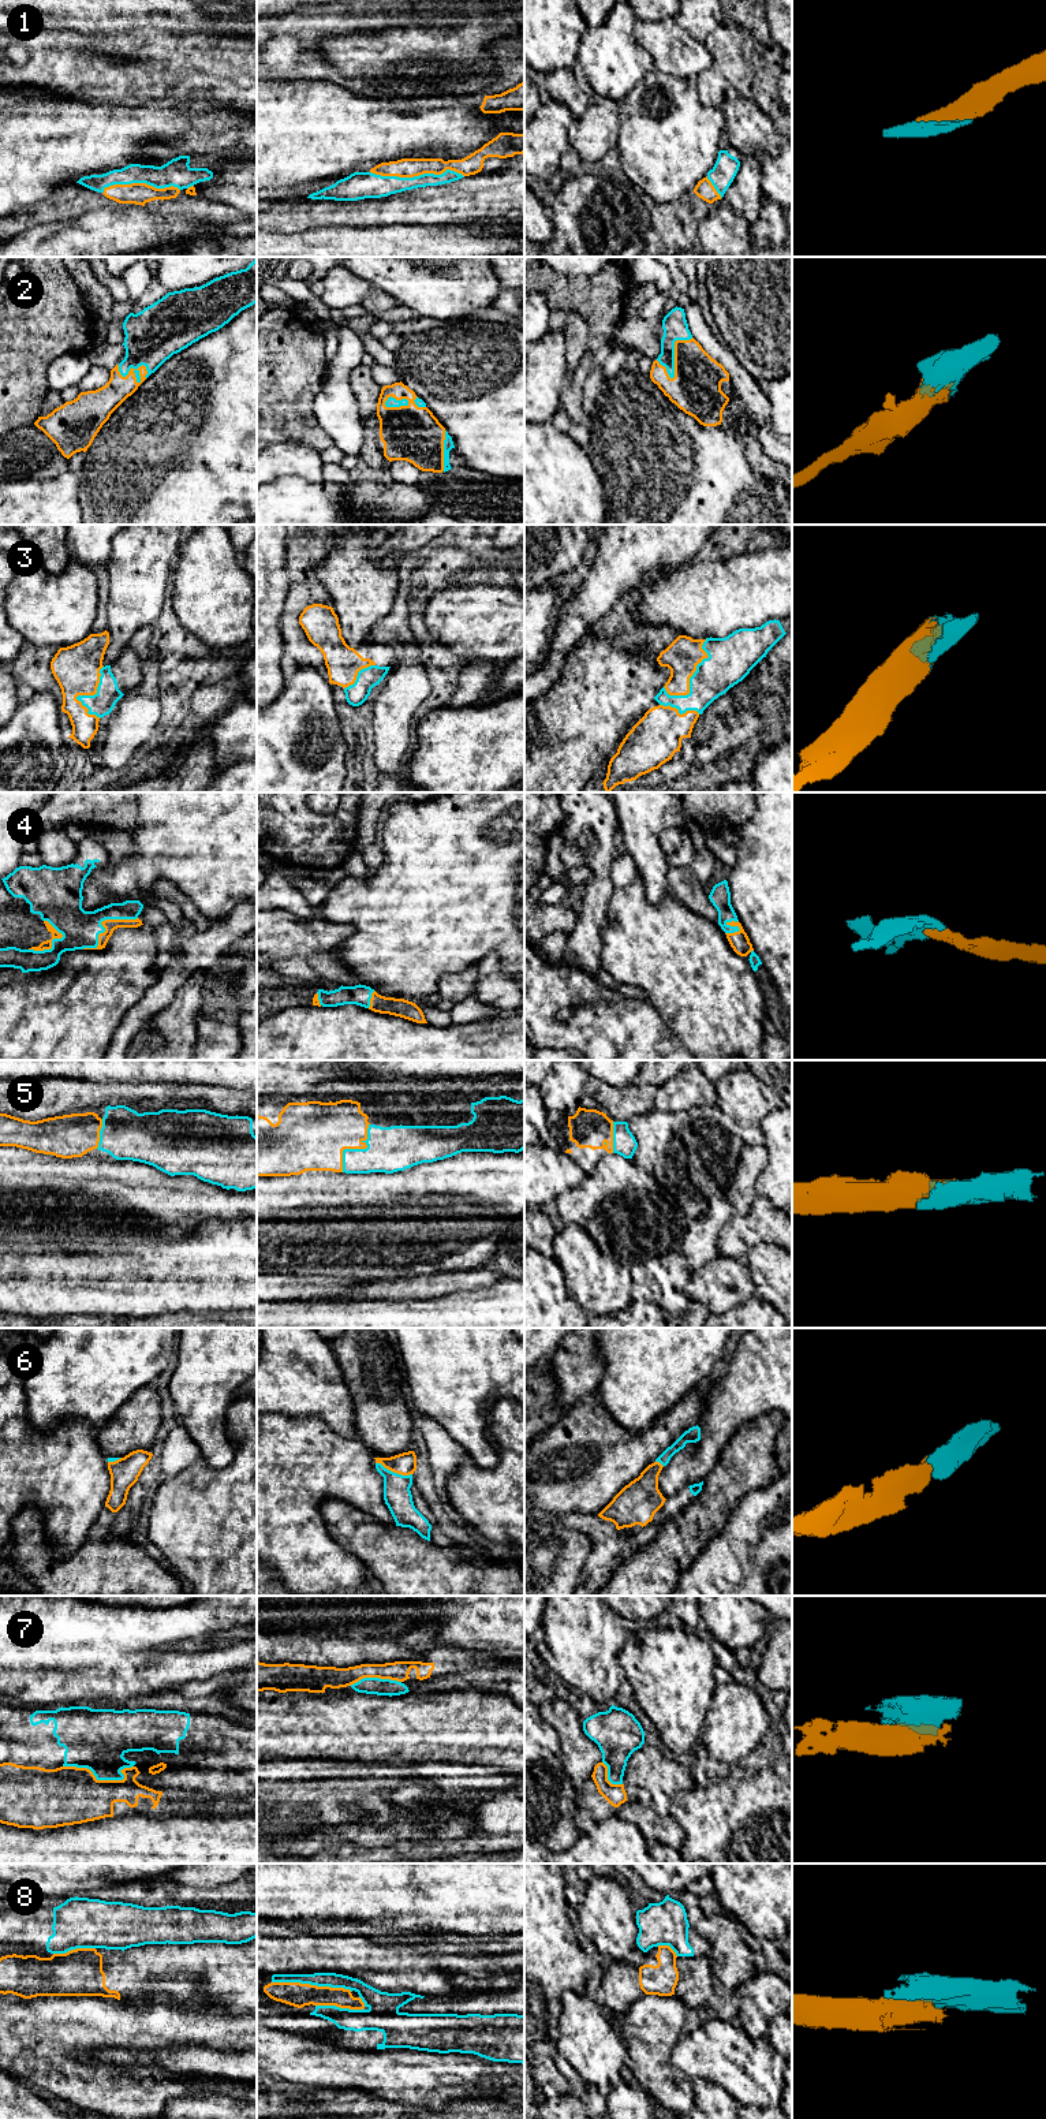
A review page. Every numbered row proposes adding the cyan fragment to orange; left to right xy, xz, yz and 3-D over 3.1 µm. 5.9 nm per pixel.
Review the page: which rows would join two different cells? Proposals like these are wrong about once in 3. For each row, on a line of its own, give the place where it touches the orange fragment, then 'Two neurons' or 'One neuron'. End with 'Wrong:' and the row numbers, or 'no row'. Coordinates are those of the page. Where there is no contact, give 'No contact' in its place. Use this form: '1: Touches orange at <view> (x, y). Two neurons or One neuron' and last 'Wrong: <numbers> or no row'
1: Touches orange at xz (417, 175). One neuron
2: Touches orange at yz (675, 351). One neuron
3: Touches orange at yz (693, 674). One neuron
4: Touches orange at xy (101, 924). One neuron
5: Touches orange at xz (355, 1148). One neuron
6: Touches orange at xz (393, 1472). One neuron
7: Touches orange at xy (103, 1780). Two neurons
8: Touches orange at xz (312, 1985). Two neurons
Wrong: 7, 8

